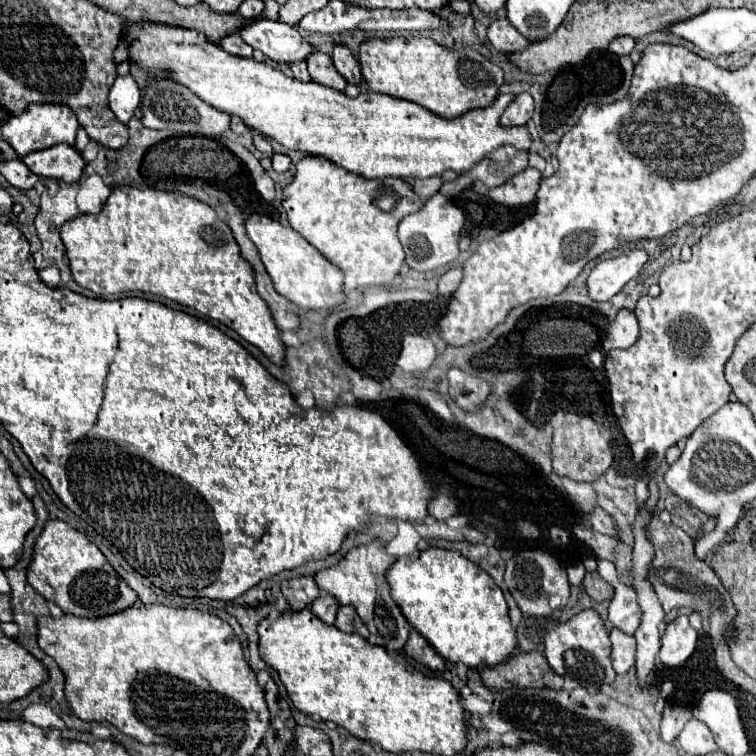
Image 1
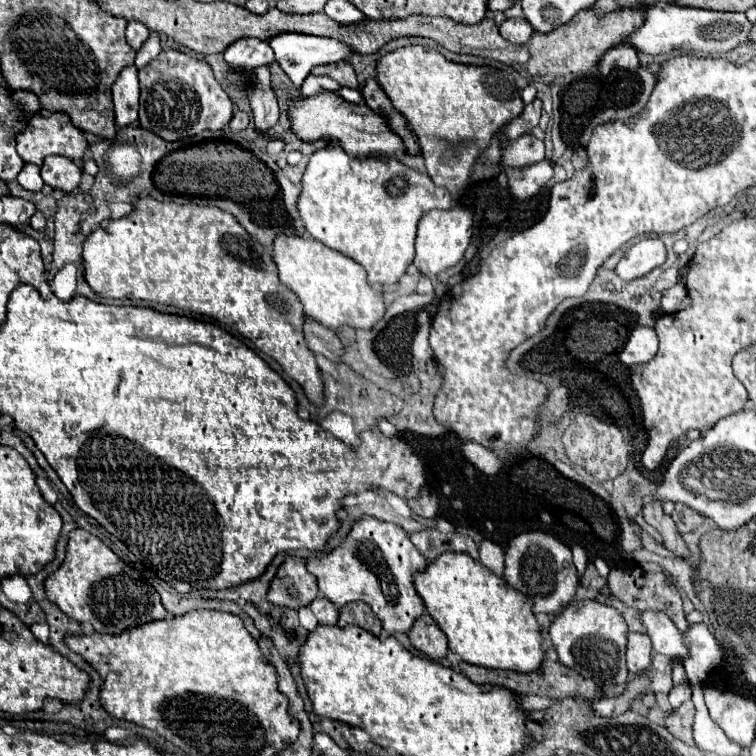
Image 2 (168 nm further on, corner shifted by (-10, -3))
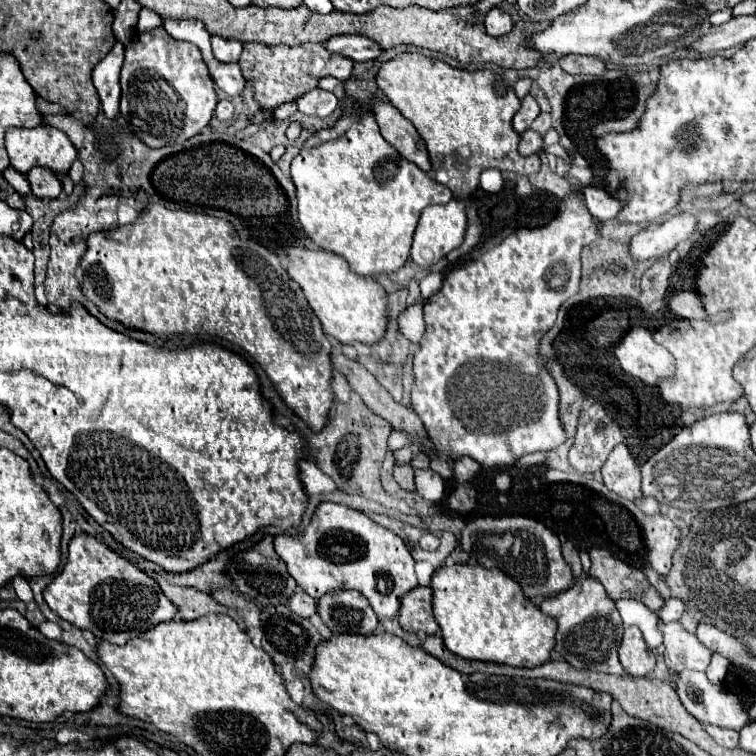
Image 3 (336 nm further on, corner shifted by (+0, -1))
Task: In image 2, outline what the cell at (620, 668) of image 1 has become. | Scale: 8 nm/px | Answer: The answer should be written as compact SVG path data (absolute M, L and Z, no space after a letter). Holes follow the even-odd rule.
M628 634L628 650L626 650L628 670L632 676L644 674L652 668L652 642L646 634Z

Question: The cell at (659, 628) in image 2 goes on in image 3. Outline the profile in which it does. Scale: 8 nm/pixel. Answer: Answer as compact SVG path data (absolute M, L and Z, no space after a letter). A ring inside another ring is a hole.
M658 620L658 630L662 634L662 644L664 644L664 658L666 666L682 672L682 670L700 670L704 672L710 664L710 650L706 650L694 634L682 628L680 622L666 624Z

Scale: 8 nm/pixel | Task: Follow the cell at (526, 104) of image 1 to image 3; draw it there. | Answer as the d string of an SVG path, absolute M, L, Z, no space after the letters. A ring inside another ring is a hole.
M528 94L526 98L522 98L522 106L520 106L520 110L516 112L516 116L514 116L514 120L512 120L514 130L516 130L518 134L524 132L538 114L540 114L540 108L538 108L536 100Z

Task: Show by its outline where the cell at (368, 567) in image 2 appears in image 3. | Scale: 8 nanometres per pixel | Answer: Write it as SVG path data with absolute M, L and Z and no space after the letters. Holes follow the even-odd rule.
M332 502L320 504L310 526L302 534L298 534L298 536L276 536L274 548L276 548L278 556L286 562L290 576L294 576L298 586L306 594L310 594L314 600L322 598L330 590L358 590L362 596L368 598L370 606L374 608L374 612L380 620L394 618L398 614L402 598L418 586L418 578L416 578L416 570L414 570L416 560L412 558L404 540L400 536L396 536L394 532L390 532L388 528L374 522L364 512L354 510L350 506L332 504Z

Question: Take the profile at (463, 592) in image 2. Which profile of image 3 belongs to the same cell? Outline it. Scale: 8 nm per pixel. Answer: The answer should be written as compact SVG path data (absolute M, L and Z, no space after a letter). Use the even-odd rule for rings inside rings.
M452 564L440 566L432 574L432 612L442 630L444 646L466 660L484 660L496 664L508 664L516 668L536 668L550 660L554 648L556 622L540 612L520 590L520 586L498 568L484 568L480 564Z

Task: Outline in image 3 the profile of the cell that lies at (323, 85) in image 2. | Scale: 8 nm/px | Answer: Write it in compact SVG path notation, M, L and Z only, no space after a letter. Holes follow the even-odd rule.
M322 78L318 88L334 92L346 116L334 128L312 134L292 160L300 224L308 238L322 250L342 256L356 274L390 274L408 260L412 234L424 206L446 204L452 200L452 192L428 178L416 164L400 158L382 138L370 112L358 120L358 108L344 98L340 80Z

